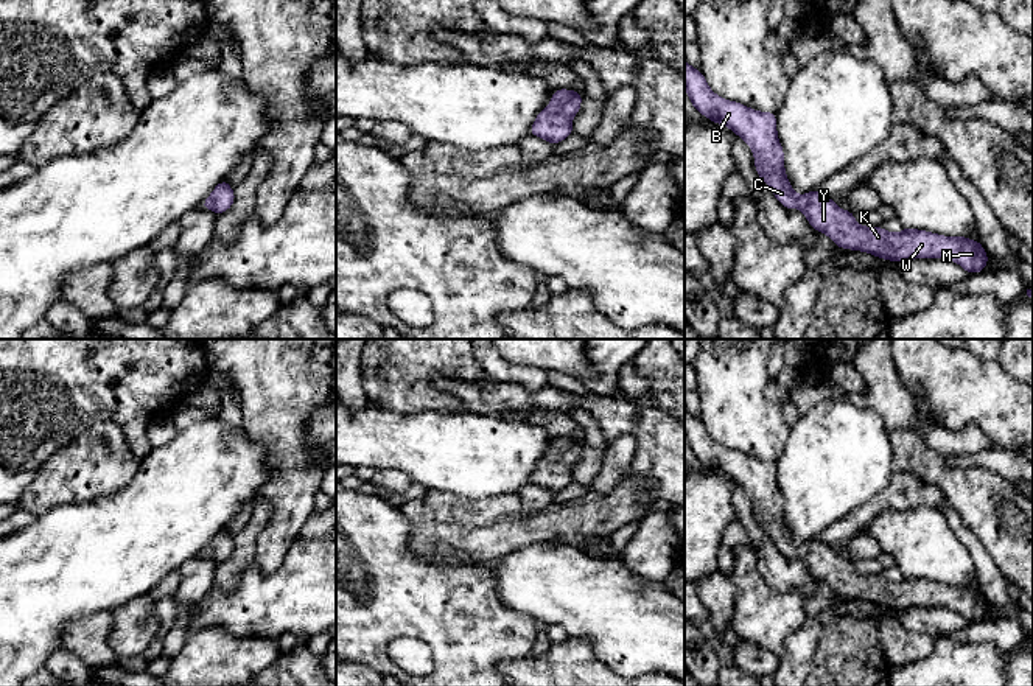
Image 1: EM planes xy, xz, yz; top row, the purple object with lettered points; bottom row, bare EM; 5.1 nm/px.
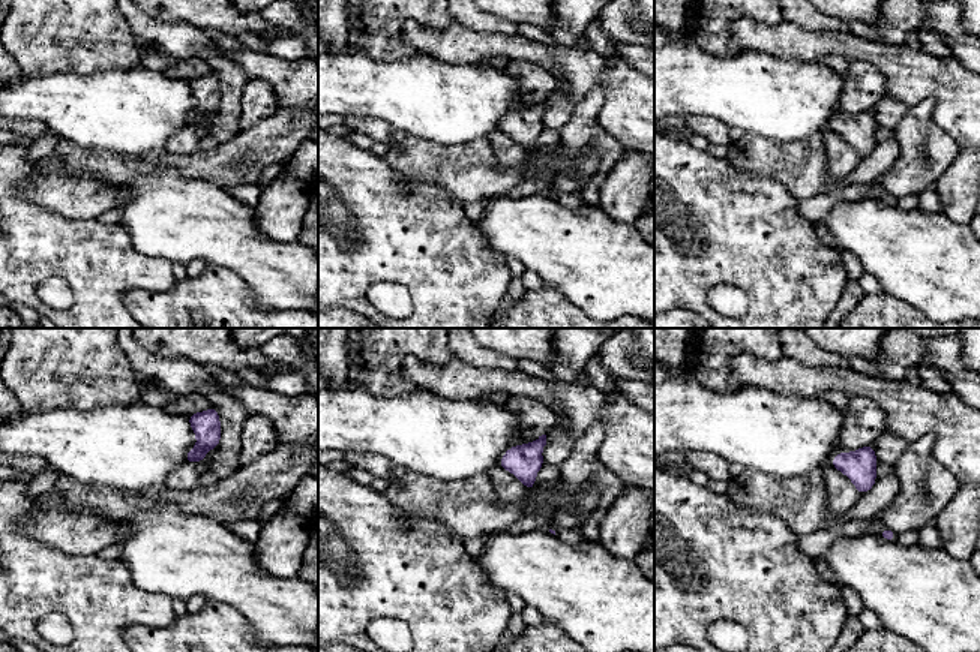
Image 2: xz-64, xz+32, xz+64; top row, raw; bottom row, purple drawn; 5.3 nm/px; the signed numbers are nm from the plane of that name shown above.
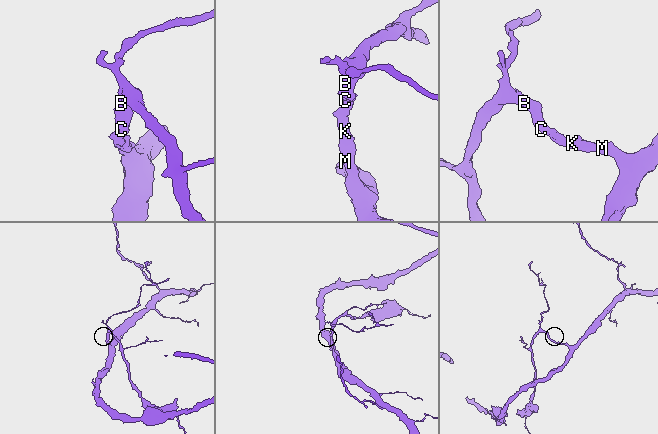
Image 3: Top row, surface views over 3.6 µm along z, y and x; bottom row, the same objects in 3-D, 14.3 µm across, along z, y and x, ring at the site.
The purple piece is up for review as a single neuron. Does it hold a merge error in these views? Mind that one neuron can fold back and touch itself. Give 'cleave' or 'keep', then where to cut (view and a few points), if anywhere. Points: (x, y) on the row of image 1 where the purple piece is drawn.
keep; no cut

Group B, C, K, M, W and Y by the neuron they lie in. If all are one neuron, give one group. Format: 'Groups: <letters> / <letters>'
Groups: B C K M W Y

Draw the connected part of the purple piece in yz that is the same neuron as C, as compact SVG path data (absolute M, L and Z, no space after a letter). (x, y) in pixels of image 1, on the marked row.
M685 59L685 89L695 110L713 123L730 128L753 151L761 180L786 208L800 208L815 232L826 233L837 247L868 252L888 261L944 258L958 263L968 274L983 272L989 255L980 241L966 236L943 236L904 227L890 233L884 227L856 222L851 210L840 210L820 190L804 196L793 191L784 170L784 151L776 132L776 112L759 112L737 101L717 96L699 68Z

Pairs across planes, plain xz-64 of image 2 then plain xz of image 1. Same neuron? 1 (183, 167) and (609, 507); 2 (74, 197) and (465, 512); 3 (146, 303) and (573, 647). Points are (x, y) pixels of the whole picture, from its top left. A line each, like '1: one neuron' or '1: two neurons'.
1: one neuron
2: one neuron
3: one neuron

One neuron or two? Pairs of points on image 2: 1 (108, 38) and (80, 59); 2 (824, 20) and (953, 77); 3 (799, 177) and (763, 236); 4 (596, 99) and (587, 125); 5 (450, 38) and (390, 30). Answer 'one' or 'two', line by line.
1: one
2: two
3: two
4: one
5: two

